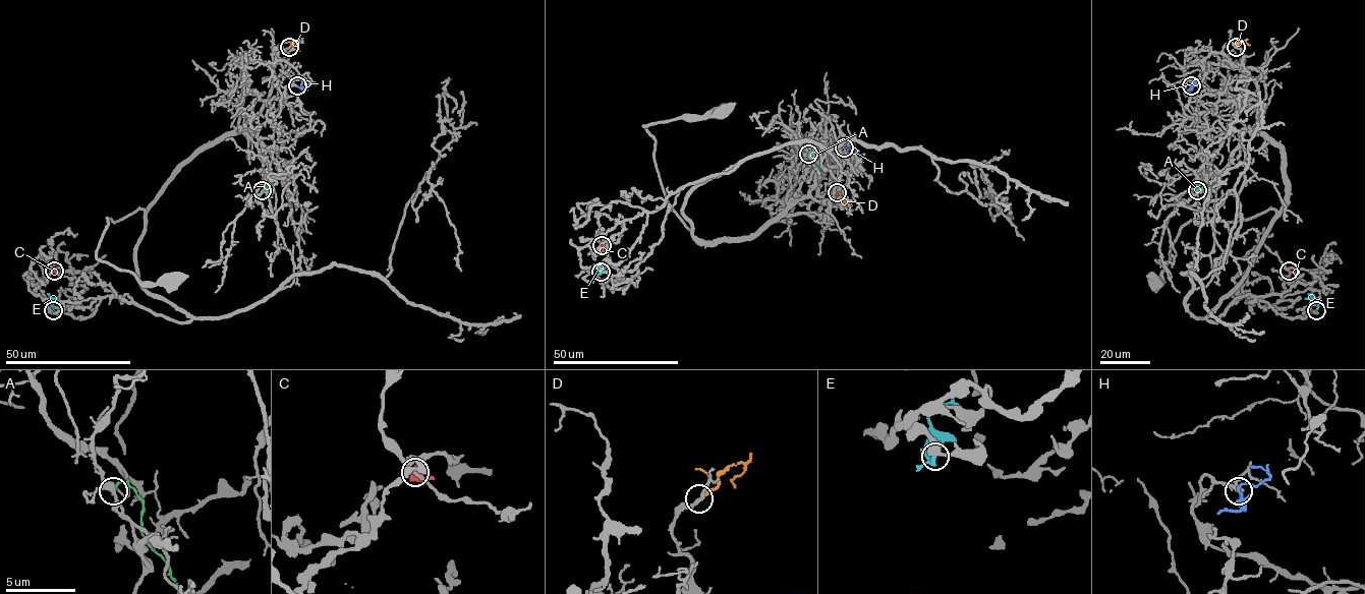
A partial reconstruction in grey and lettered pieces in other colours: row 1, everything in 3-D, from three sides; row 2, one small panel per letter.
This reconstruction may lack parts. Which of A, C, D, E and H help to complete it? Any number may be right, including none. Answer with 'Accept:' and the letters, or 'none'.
Accept: D, H

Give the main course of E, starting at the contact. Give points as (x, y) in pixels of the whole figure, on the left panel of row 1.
E: (53, 310), (51, 300), (58, 297)

